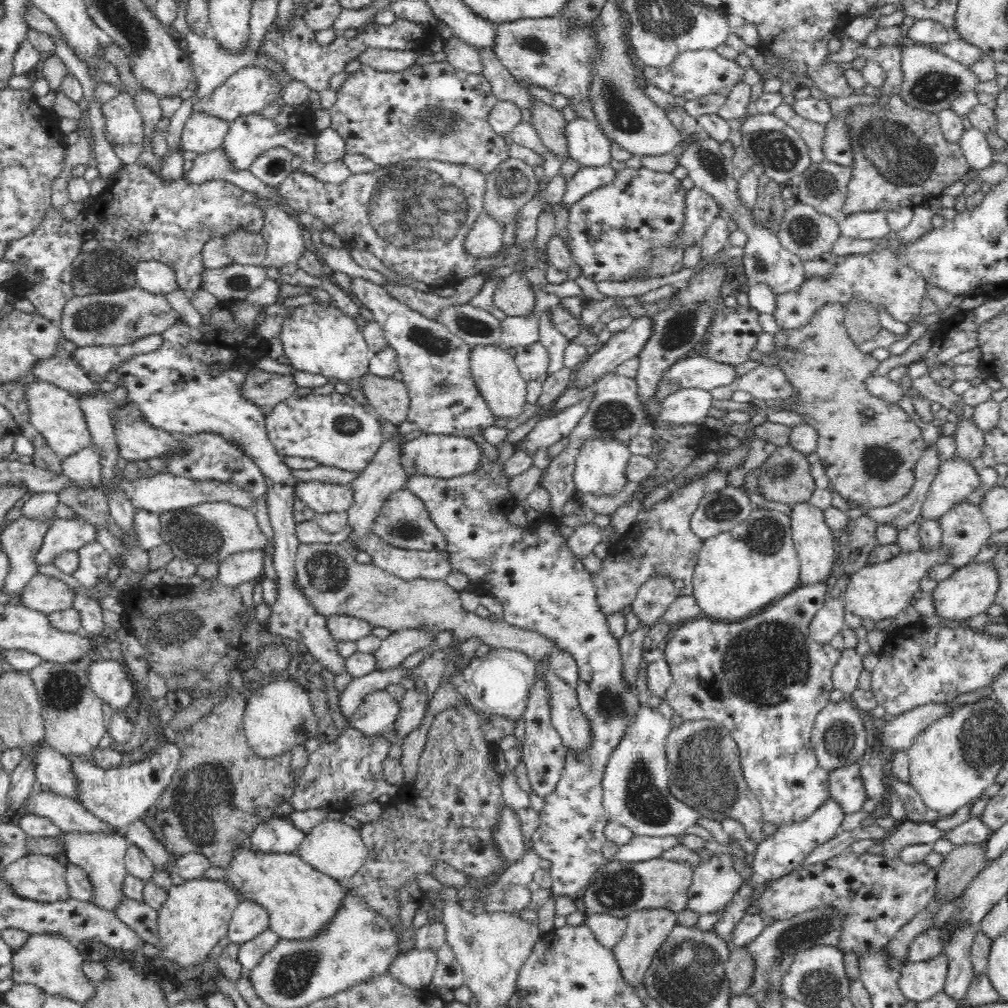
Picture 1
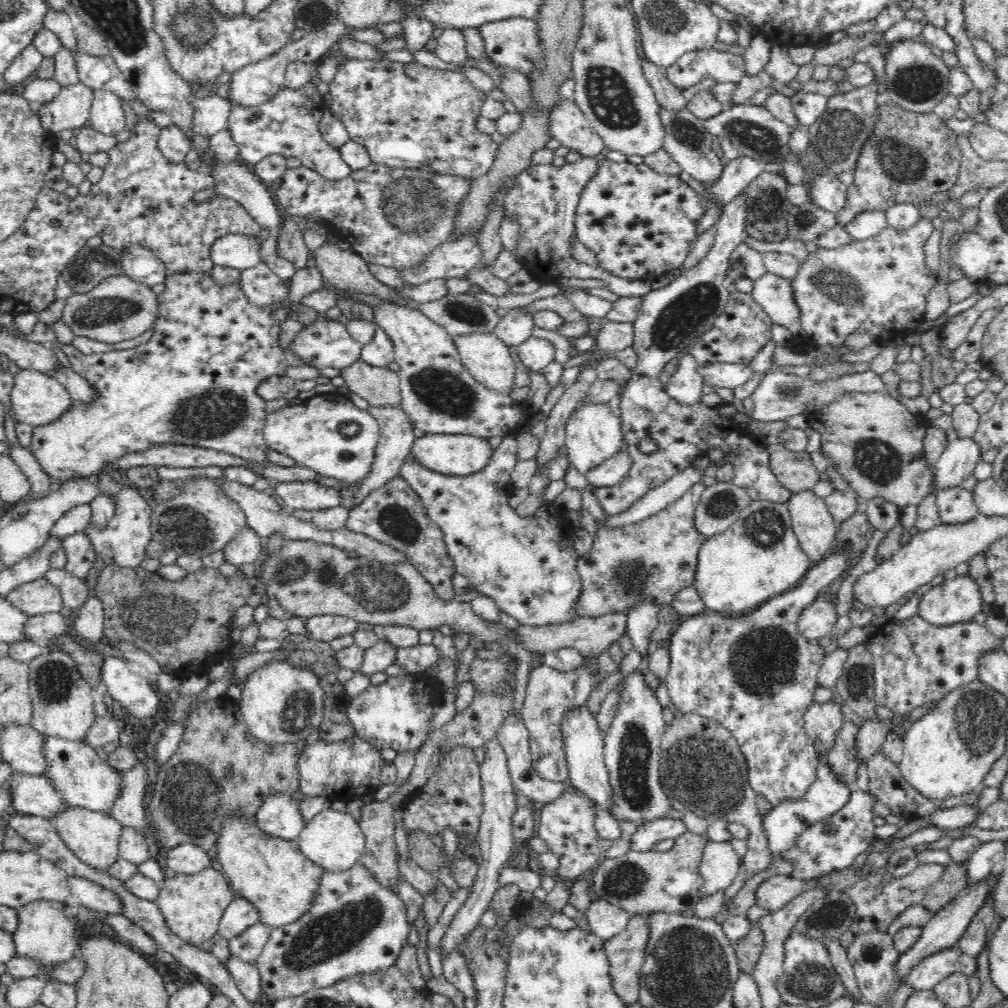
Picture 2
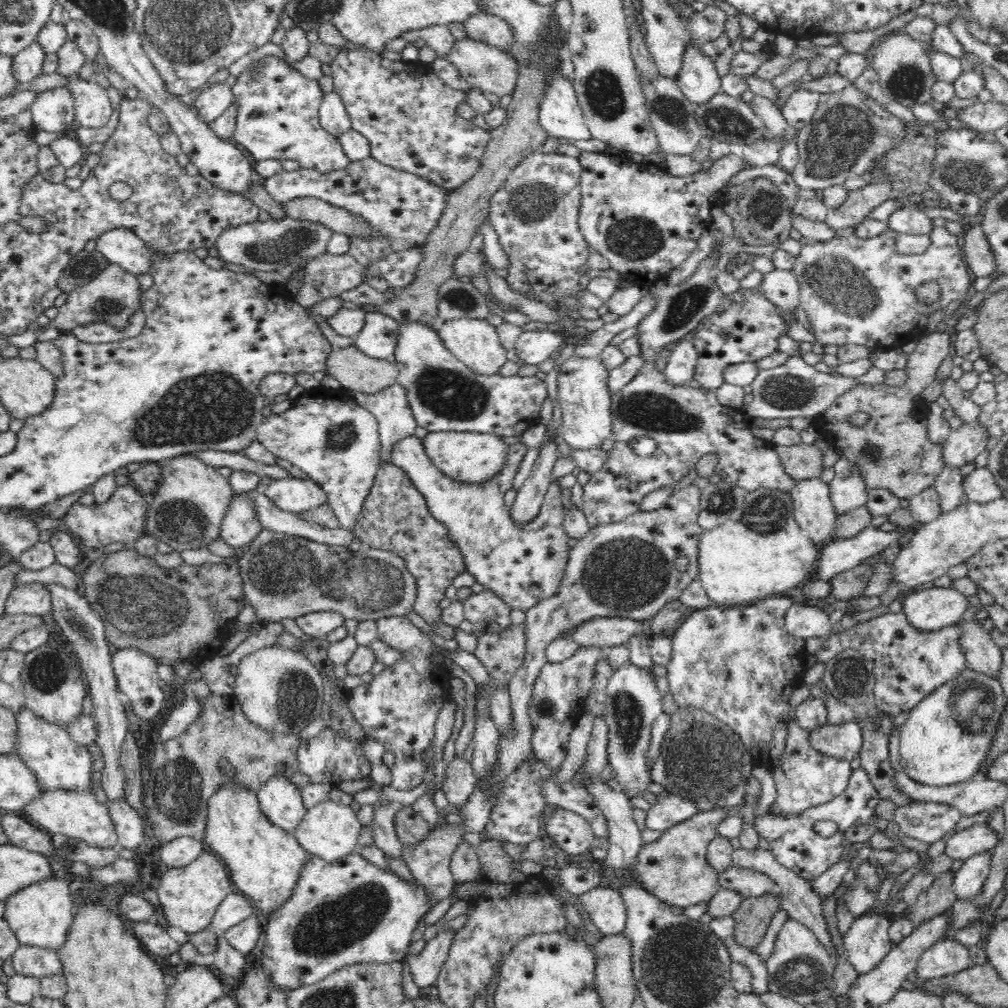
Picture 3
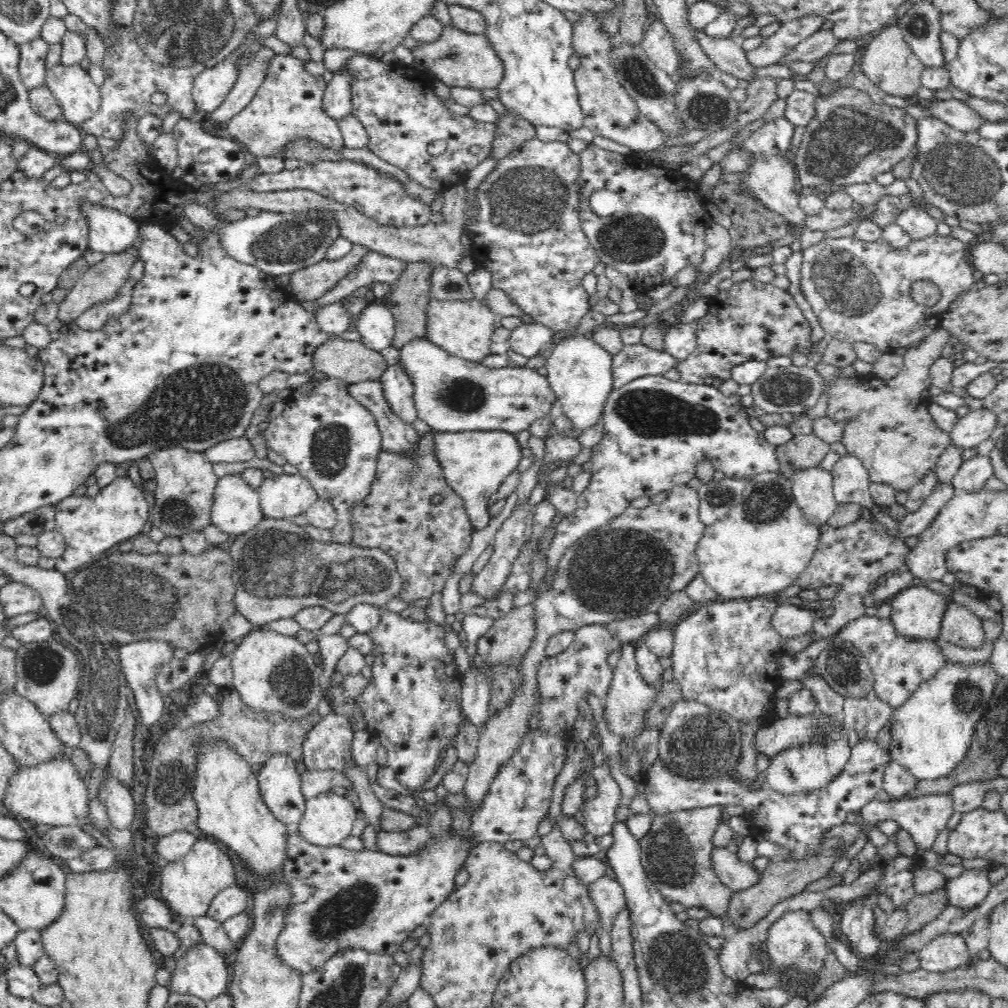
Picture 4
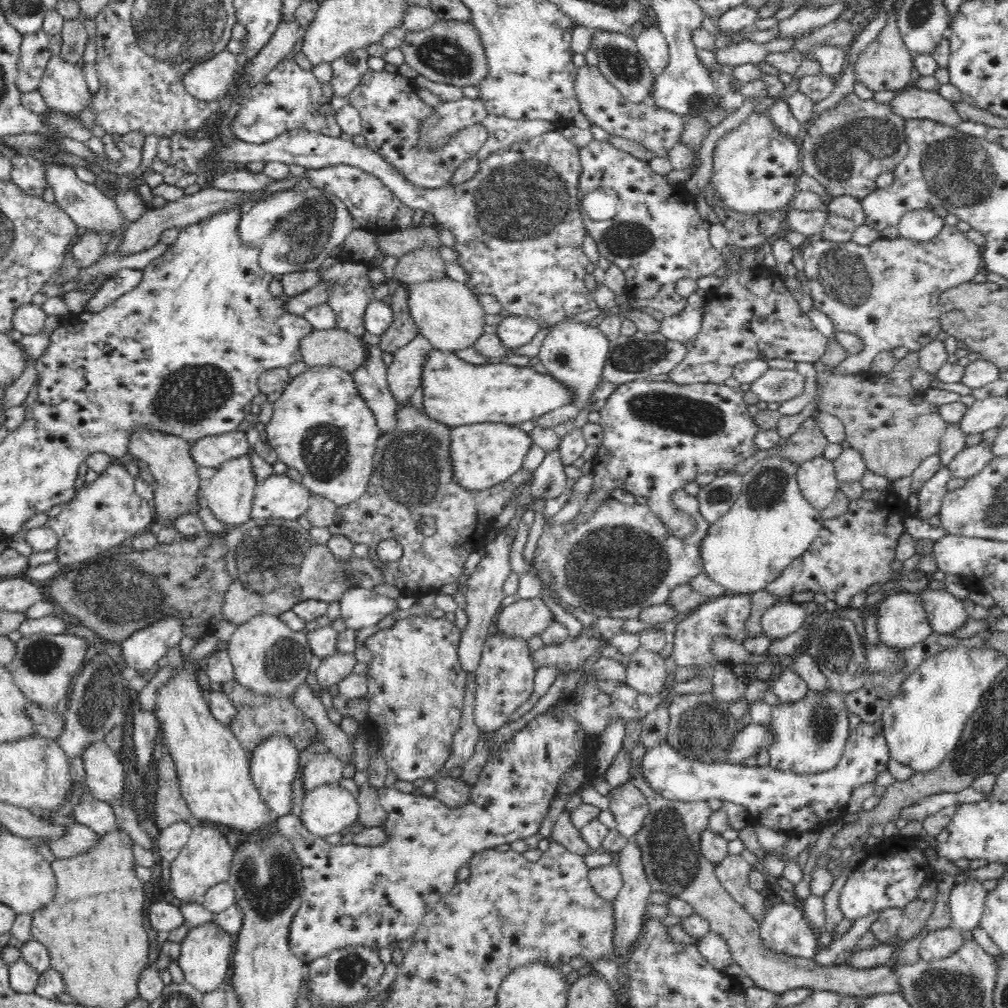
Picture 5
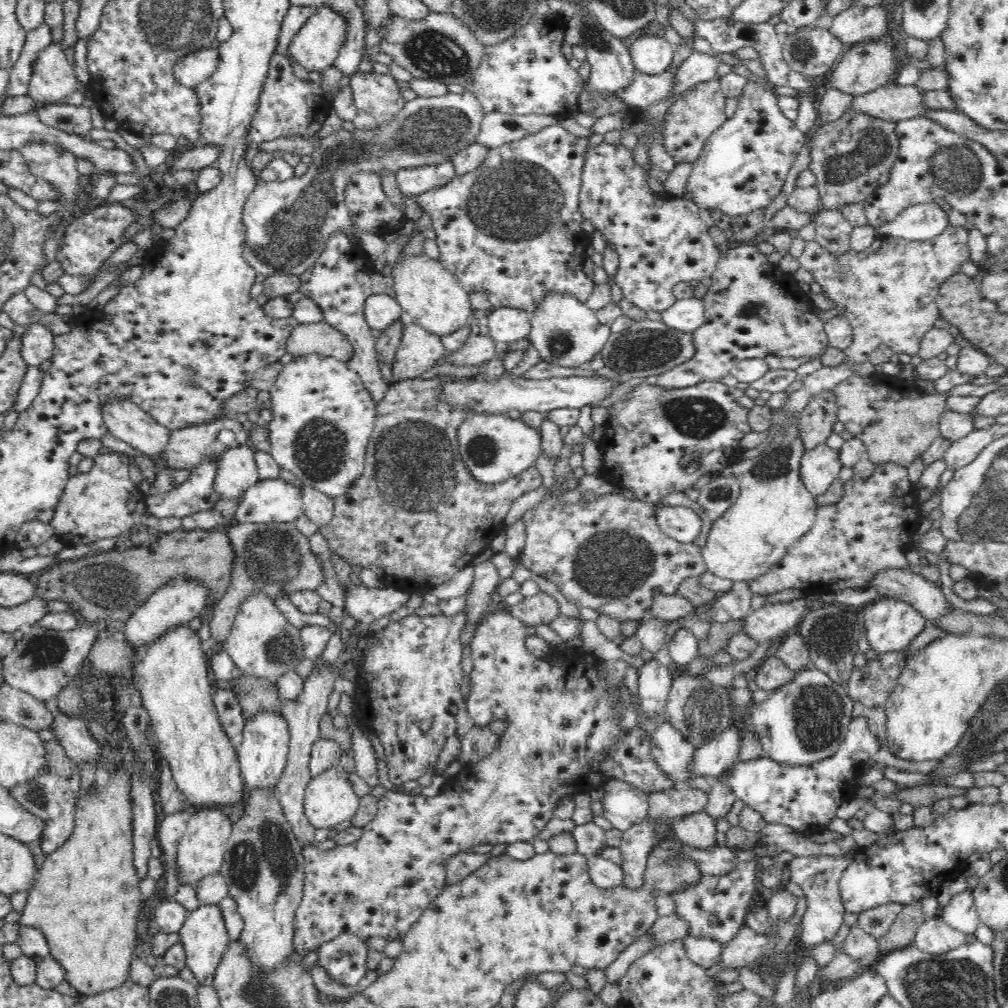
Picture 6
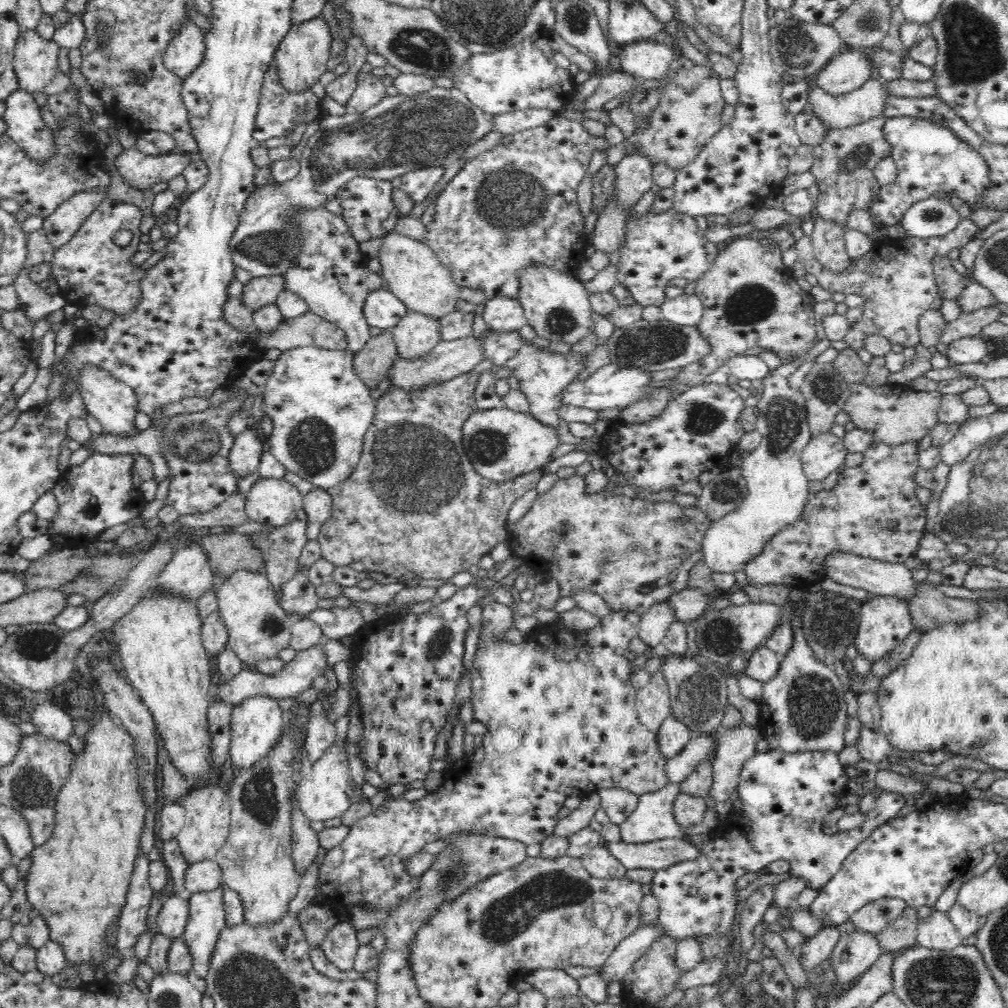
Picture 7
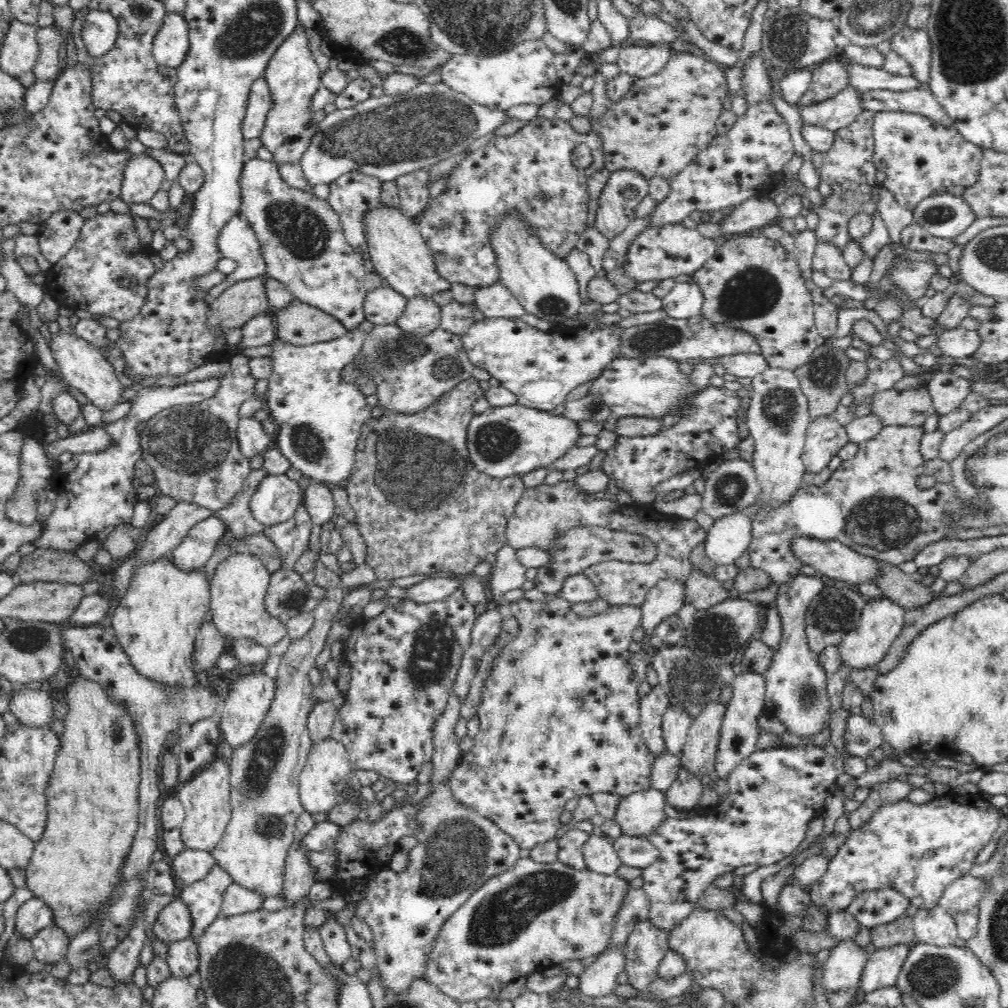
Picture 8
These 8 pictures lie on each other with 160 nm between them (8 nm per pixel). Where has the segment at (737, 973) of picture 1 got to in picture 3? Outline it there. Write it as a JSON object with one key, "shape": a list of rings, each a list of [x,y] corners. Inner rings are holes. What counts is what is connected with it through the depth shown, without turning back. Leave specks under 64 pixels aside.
{"shape":[[[775,891],[761,898],[743,898],[738,910],[731,914],[731,917],[736,920],[733,934],[735,941],[740,946],[755,951],[756,946],[766,936],[773,914],[780,909],[782,905]]]}

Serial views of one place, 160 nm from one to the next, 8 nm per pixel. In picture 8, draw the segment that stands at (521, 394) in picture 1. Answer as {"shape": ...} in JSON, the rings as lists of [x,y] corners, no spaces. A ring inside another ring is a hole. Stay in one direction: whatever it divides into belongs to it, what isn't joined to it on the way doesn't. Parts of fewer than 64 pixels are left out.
{"shape":[[[382,204],[380,208],[366,212],[364,235],[368,241],[366,251],[370,254],[374,272],[402,297],[408,300],[417,297],[432,297],[434,294],[450,290],[451,283],[441,278],[438,273],[430,247],[419,233],[416,223],[401,209]]]}

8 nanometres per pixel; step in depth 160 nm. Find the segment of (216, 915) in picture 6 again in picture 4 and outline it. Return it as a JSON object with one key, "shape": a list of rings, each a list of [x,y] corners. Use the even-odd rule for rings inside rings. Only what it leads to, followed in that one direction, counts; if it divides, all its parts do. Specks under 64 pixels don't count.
{"shape":[[[201,941],[198,944],[194,944],[194,948],[187,950],[184,956],[177,960],[169,991],[177,992],[177,994],[191,994],[192,996],[202,998],[204,1001],[208,1001],[228,993],[230,973],[231,967],[225,957],[215,948]]]}

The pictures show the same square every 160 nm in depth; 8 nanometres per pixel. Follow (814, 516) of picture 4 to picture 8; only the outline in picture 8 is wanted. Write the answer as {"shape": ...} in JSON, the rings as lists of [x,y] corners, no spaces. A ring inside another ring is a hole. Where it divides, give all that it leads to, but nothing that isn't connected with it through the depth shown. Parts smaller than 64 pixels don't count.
{"shape":[[[833,415],[813,420],[806,432],[802,460],[805,470],[818,474],[848,444],[846,428]]]}

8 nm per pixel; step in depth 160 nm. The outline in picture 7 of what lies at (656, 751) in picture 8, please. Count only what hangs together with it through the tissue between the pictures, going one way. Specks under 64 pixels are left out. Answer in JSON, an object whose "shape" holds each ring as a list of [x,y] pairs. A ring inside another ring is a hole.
{"shape":[[[662,667],[651,675],[650,681],[643,688],[637,690],[635,707],[639,721],[652,732],[657,733],[664,720],[672,716],[669,692]]]}

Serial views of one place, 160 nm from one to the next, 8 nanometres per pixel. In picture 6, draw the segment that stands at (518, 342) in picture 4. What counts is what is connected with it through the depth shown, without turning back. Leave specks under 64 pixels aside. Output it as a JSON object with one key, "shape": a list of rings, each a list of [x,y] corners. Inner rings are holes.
{"shape":[[[503,307],[493,309],[487,317],[489,336],[496,342],[514,344],[531,334],[532,315],[528,312]]]}

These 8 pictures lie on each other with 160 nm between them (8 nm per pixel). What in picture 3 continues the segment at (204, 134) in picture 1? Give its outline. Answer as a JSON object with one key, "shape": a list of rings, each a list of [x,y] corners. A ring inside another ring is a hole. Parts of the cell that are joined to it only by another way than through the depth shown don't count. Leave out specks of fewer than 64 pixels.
{"shape":[[[223,82],[202,91],[192,105],[198,113],[199,120],[210,124],[210,122],[218,120],[232,102],[233,92]]]}

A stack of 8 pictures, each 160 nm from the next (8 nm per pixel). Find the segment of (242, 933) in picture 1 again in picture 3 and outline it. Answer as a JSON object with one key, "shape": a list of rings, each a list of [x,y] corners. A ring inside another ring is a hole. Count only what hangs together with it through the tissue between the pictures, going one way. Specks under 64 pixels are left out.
{"shape":[[[240,893],[228,894],[226,899],[218,906],[216,912],[214,912],[211,922],[216,935],[224,934],[232,926],[236,926],[242,920],[250,918],[250,916],[254,915],[254,909],[252,908],[248,898],[244,897],[244,895]]]}

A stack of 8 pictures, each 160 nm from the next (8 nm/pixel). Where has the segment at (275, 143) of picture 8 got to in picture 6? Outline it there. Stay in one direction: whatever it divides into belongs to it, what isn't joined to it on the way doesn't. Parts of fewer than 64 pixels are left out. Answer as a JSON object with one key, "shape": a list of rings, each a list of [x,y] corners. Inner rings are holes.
{"shape":[[[322,5],[304,23],[286,50],[306,71],[326,70],[332,66],[346,40],[346,17]]]}

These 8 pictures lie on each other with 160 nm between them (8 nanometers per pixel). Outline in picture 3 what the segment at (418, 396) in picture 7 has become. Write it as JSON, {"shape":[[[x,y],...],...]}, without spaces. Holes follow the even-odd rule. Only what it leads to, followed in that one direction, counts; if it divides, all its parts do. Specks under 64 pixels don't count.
{"shape":[[[392,462],[381,464],[361,513],[356,519],[353,531],[363,543],[363,547],[388,550],[390,553],[400,556],[406,562],[408,570],[414,575],[416,585],[418,585],[414,612],[419,614],[430,626],[438,624],[441,621],[440,614],[442,614],[442,609],[438,607],[438,604],[441,600],[444,600],[446,588],[452,584],[456,576],[460,576],[460,573],[467,571],[464,555],[451,541],[446,526],[430,514],[423,494],[413,485],[413,482],[399,466]]]}

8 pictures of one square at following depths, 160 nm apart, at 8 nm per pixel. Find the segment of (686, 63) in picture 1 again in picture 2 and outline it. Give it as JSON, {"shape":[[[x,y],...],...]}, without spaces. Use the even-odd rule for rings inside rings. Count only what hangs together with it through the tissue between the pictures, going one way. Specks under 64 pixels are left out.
{"shape":[[[713,48],[692,51],[683,54],[669,66],[666,75],[680,91],[710,78],[716,83],[737,84],[746,75],[745,58]]]}

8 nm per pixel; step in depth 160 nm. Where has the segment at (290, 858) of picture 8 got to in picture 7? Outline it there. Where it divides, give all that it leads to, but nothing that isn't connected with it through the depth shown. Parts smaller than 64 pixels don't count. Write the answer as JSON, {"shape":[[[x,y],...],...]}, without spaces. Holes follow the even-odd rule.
{"shape":[[[296,793],[292,798],[292,859],[296,863],[296,869],[303,877],[305,870],[312,864],[320,848],[318,833],[310,827],[310,820],[302,813],[297,802]]]}

